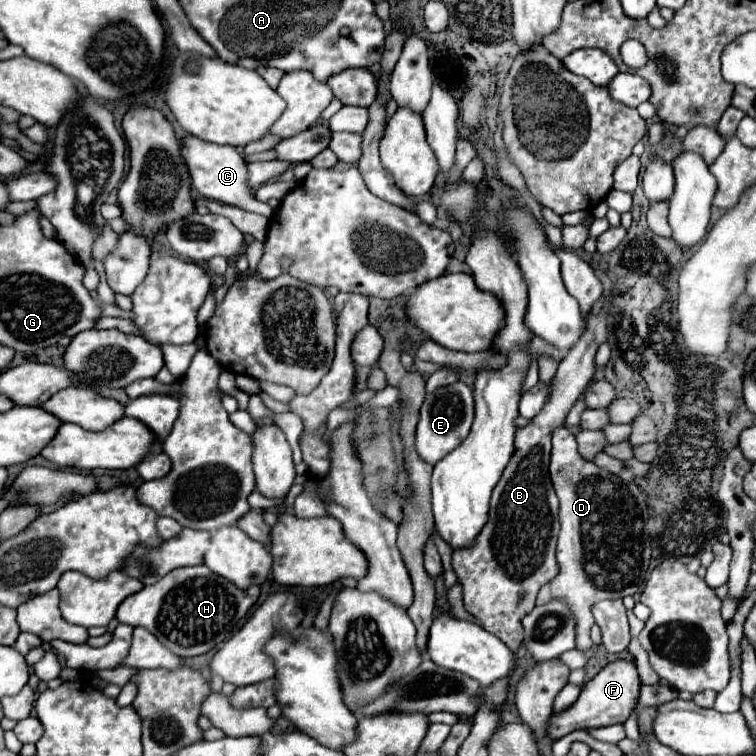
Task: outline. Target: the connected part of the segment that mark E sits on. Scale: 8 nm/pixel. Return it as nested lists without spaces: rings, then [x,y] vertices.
[[[454,382],[426,394],[424,404],[420,408],[420,422],[416,430],[416,450],[422,456],[422,460],[436,464],[446,454],[450,454],[468,436],[472,420],[474,420],[474,398],[472,390],[464,382]]]

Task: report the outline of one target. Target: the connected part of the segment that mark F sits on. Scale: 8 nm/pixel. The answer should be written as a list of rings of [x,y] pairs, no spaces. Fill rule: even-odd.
[[[624,660],[610,662],[590,682],[584,684],[578,700],[570,708],[566,708],[562,712],[554,712],[550,716],[550,720],[546,724],[546,736],[552,740],[558,740],[574,730],[592,730],[592,728],[622,724],[628,720],[630,712],[636,706],[638,690],[640,690],[640,680],[638,680],[634,662],[624,662]]]

